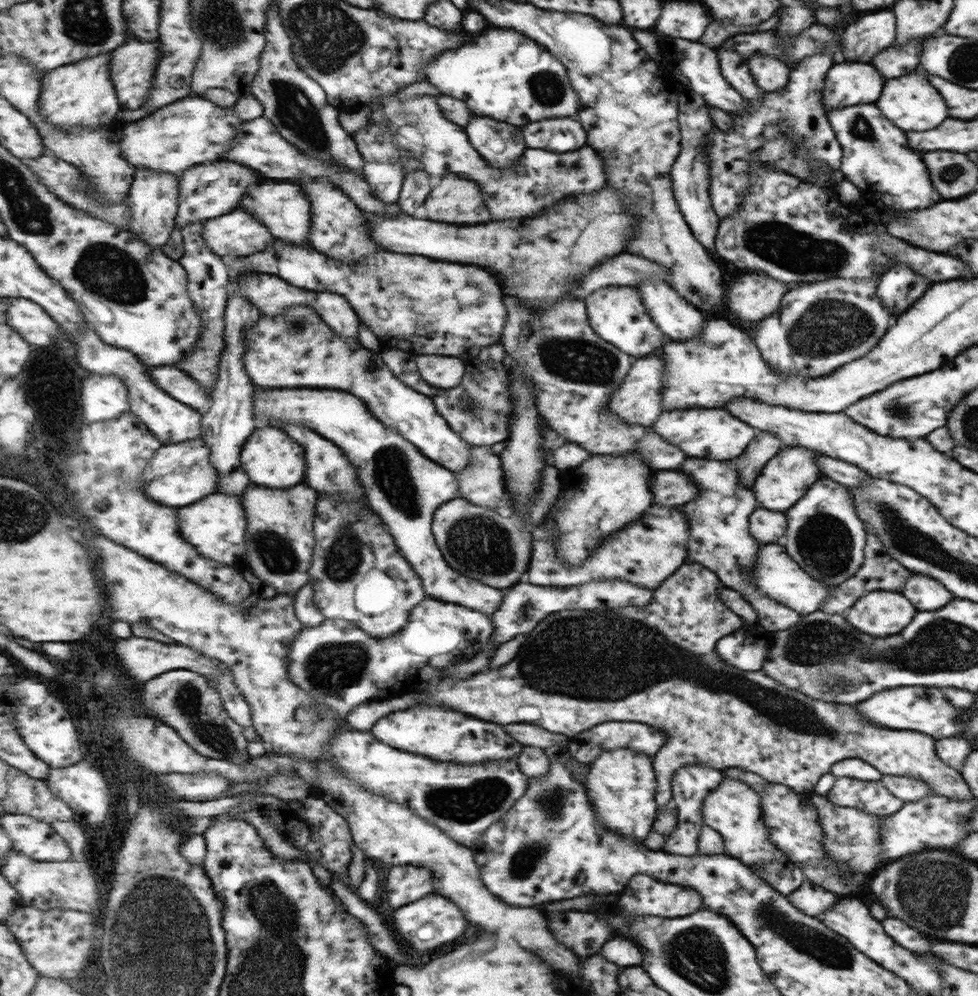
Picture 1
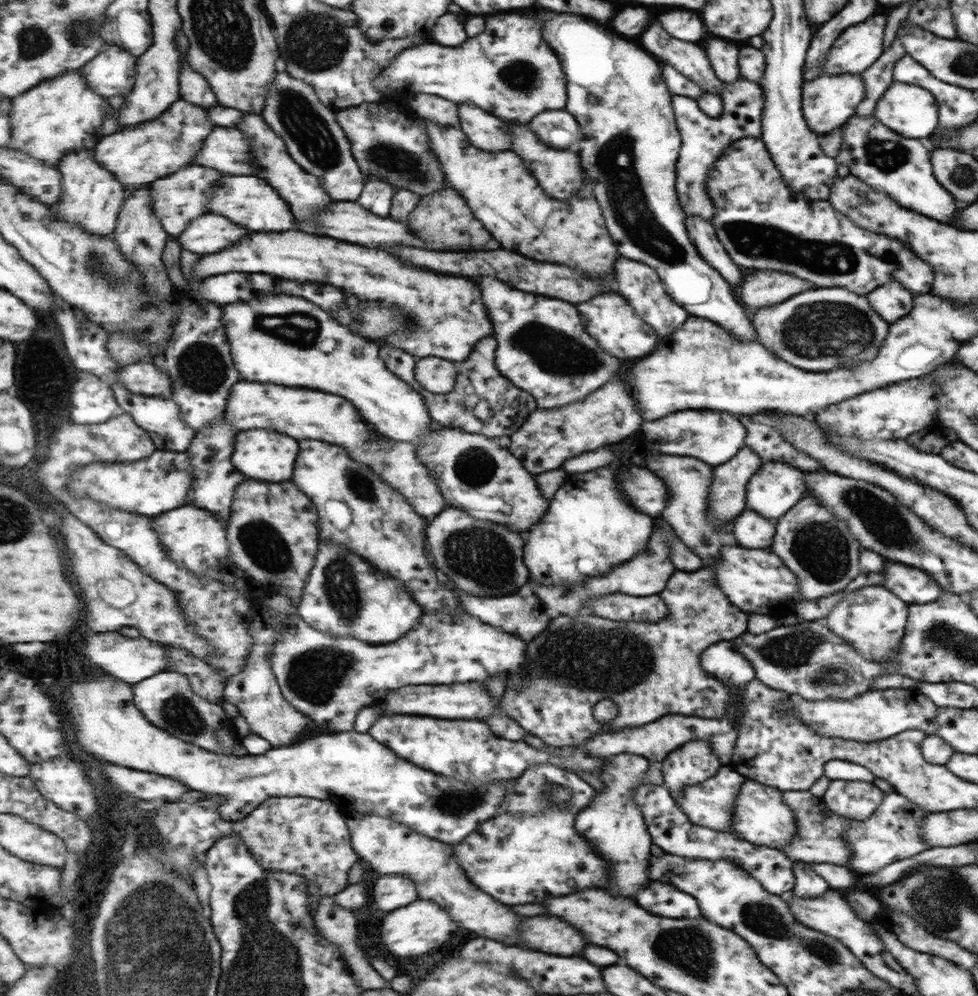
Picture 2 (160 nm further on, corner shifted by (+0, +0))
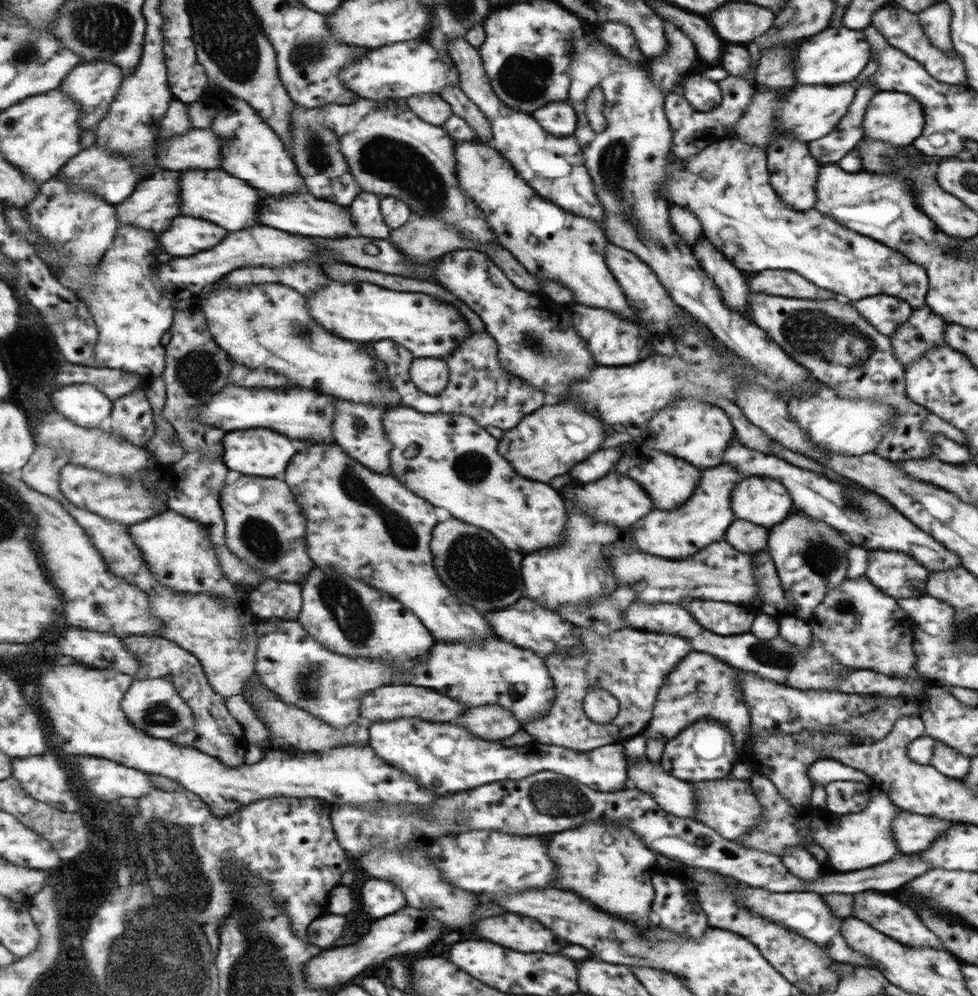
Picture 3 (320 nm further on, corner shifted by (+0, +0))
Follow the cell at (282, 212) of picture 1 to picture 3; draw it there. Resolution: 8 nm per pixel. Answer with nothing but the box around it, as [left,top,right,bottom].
[181,170,259,230]

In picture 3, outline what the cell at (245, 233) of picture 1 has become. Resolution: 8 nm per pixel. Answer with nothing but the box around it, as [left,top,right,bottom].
[159,216,229,256]

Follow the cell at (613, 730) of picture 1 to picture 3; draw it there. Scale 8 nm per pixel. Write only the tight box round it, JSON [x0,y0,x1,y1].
[641,651,750,758]

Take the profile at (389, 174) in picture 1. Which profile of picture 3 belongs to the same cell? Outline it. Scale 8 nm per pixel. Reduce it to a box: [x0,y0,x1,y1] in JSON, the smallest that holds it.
[350,191,392,239]

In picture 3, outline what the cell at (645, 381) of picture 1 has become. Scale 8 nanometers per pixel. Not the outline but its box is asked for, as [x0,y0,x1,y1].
[498,401,606,484]

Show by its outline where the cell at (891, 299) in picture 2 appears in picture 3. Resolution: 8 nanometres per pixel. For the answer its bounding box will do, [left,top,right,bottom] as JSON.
[853,295,913,337]

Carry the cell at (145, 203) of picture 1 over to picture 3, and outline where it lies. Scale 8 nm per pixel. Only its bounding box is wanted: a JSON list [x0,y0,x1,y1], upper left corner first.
[77,224,176,389]

